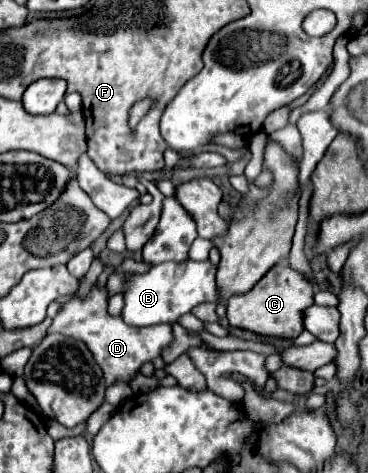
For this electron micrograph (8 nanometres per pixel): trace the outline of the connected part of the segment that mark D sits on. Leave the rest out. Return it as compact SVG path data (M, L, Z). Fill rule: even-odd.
M97 284L91 286L87 296L77 296L77 292L67 300L57 316L53 318L53 324L49 328L49 334L63 334L75 340L83 340L87 348L91 350L95 362L103 370L103 378L107 386L113 386L115 382L131 382L143 364L153 362L163 354L167 346L173 342L173 328L171 324L155 324L145 328L131 328L121 320L121 316L111 316L107 312L109 294L106 287L99 288Z

